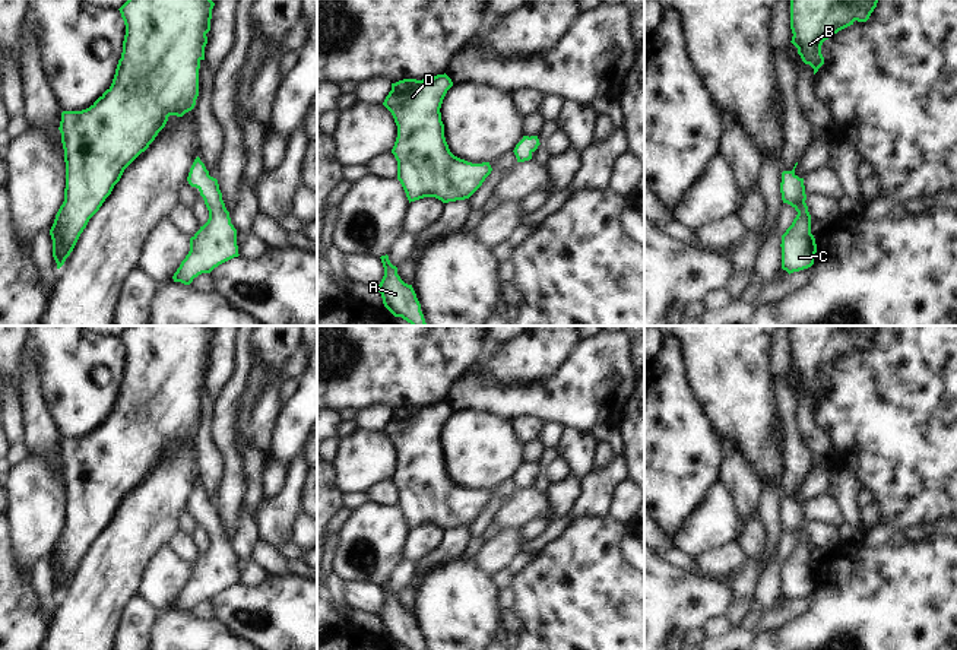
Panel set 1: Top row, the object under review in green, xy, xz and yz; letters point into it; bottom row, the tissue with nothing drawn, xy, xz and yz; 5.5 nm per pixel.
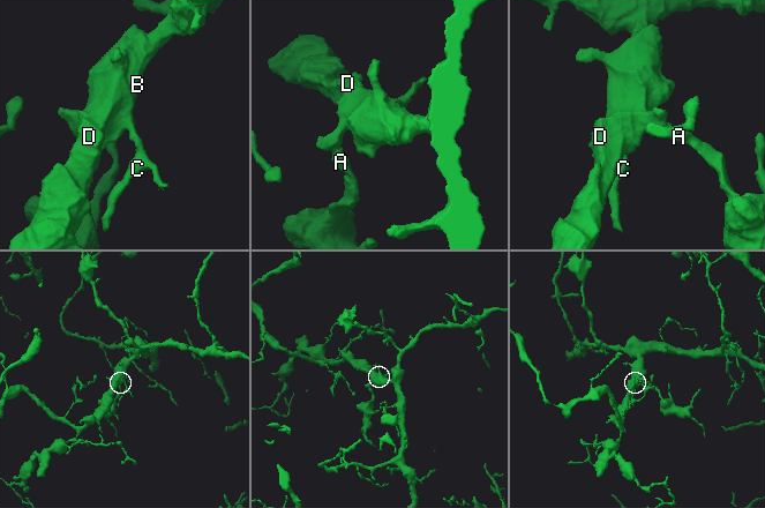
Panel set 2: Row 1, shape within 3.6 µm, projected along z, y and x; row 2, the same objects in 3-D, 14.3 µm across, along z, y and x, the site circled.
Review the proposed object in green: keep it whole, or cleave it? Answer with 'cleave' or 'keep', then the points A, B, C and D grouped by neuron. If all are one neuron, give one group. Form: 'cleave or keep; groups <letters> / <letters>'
keep; groups A B C D

